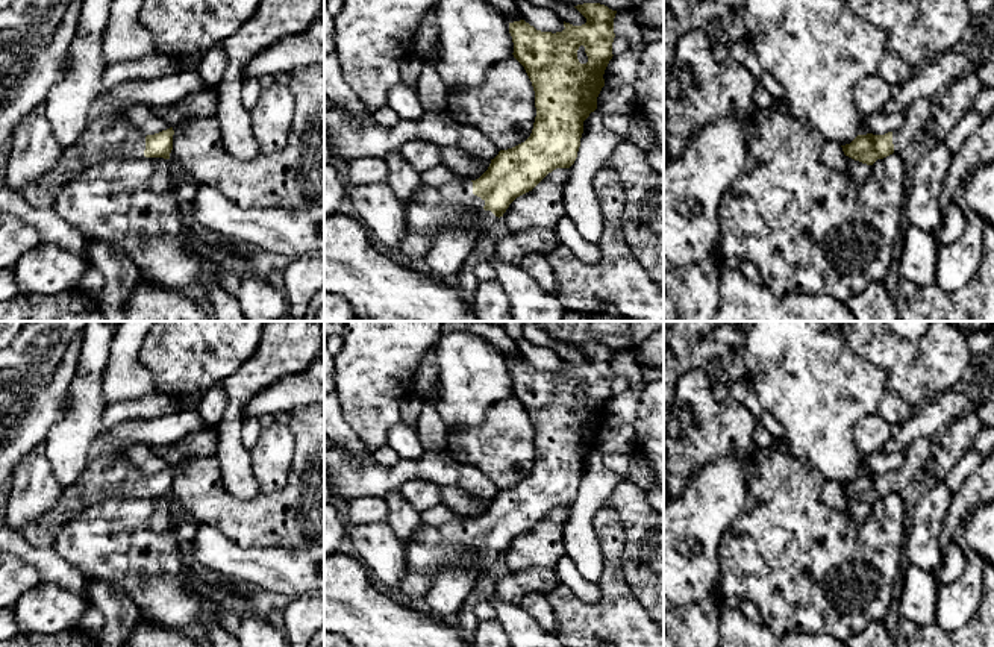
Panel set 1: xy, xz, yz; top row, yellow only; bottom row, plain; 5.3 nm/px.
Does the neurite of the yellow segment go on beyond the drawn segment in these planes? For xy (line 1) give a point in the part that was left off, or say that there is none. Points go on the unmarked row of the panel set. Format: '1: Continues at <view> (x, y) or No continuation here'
1: Continues at xy (106, 475)

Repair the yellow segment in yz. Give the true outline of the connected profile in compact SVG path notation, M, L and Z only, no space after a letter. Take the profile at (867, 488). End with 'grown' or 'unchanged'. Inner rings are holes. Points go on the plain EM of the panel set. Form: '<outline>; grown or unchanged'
M915 432L909 435L905 449L903 465L885 474L858 474L850 483L841 485L846 495L867 505L873 505L877 499L883 499L892 492L903 491L909 483L915 482L933 455L935 444L930 438L918 436Z; grown

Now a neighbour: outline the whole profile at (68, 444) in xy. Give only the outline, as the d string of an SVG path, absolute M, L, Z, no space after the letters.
M88 321L80 333L80 358L70 386L70 395L65 400L64 415L48 429L44 444L44 453L62 488L74 483L82 474L89 458L94 455L94 441L106 430L102 420L108 408L103 397L103 370L109 358L112 338L120 323L121 321Z

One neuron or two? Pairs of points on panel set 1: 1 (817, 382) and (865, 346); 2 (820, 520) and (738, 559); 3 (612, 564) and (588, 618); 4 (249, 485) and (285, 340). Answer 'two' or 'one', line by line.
1: two
2: one
3: one
4: one

